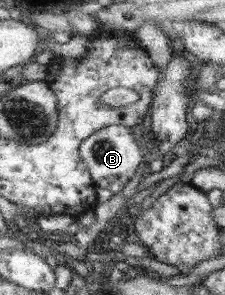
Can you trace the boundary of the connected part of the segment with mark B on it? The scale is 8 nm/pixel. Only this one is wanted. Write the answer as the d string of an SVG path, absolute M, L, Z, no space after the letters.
M107 125L98 130L83 141L80 154L90 167L95 184L114 193L121 192L123 186L136 176L141 163L147 157L144 146L135 140L131 127L123 125Z

